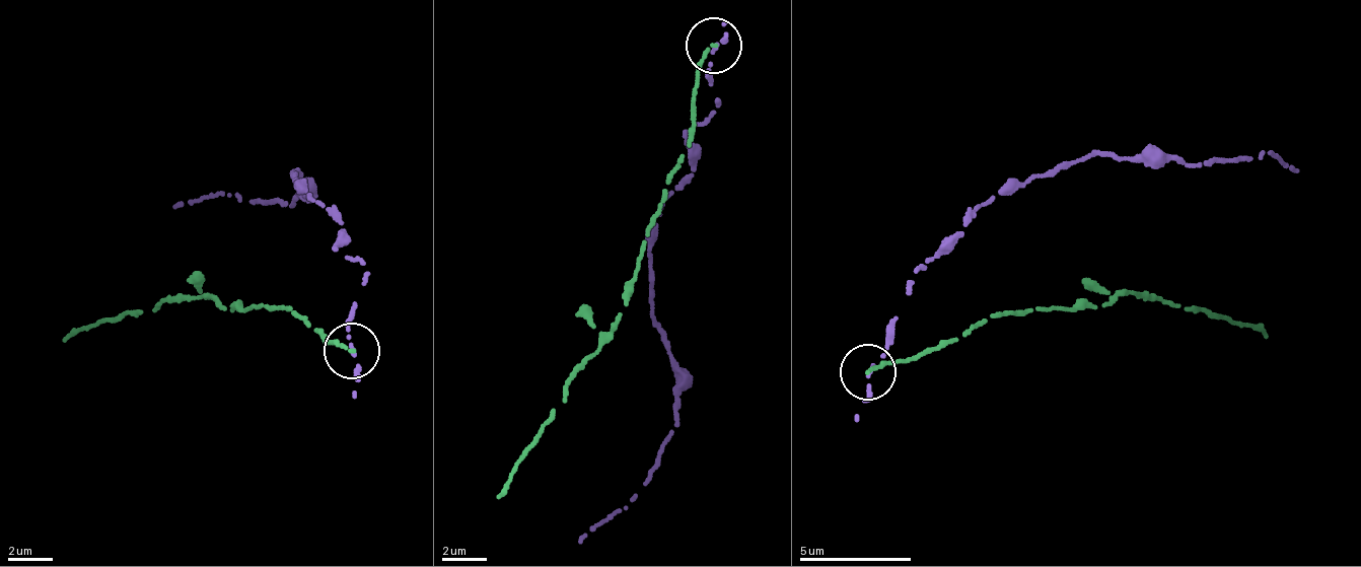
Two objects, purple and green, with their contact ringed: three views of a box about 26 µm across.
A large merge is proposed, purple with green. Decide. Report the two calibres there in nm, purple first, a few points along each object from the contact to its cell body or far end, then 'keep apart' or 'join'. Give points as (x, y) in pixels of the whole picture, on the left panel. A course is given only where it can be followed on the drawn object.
110 nm thick on the purple side, 160 nm on the other; purple runs (354, 354), (366, 262), (336, 249), (338, 219), (295, 171), (305, 190), (293, 208), (234, 195), (176, 208); green runs (354, 349), (333, 342), (287, 306), (236, 308), (199, 296), (76, 330), (63, 342); keep apart

